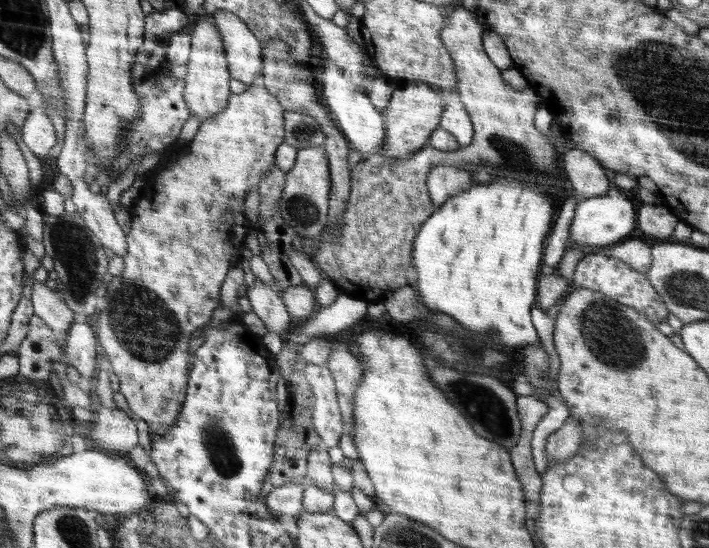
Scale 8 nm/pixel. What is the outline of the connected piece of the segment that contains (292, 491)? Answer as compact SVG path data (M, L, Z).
M287 482L284 486L273 488L266 498L266 507L272 512L298 516L302 511L302 500L307 483Z

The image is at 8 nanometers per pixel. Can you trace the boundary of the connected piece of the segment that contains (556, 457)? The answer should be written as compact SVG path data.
M569 416L562 428L548 438L545 452L549 464L560 463L576 455L583 443L579 420L580 418Z

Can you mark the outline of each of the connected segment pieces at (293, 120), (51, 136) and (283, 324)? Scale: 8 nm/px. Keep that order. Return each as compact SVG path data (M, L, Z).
M284 111L284 120L284 143L300 150L324 144L321 124L306 111Z
M43 107L32 109L23 124L23 141L30 150L41 160L47 158L54 148L56 132L50 118Z
M256 278L246 297L250 300L252 312L264 322L268 332L278 334L283 340L292 329L292 320L277 291Z

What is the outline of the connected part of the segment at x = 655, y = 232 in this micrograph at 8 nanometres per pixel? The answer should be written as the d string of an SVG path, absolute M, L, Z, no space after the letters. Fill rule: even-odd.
M646 203L637 210L635 224L643 233L656 238L670 239L678 223L678 218L668 210L665 204Z

